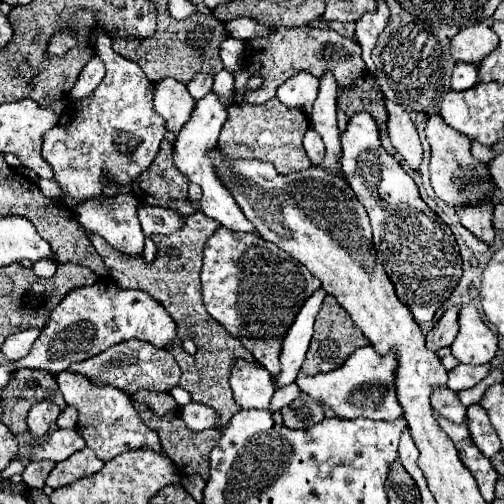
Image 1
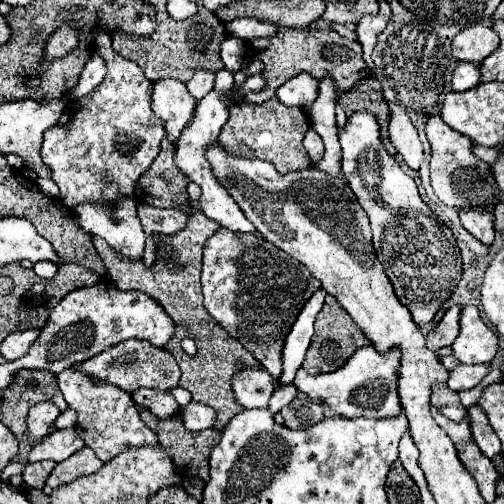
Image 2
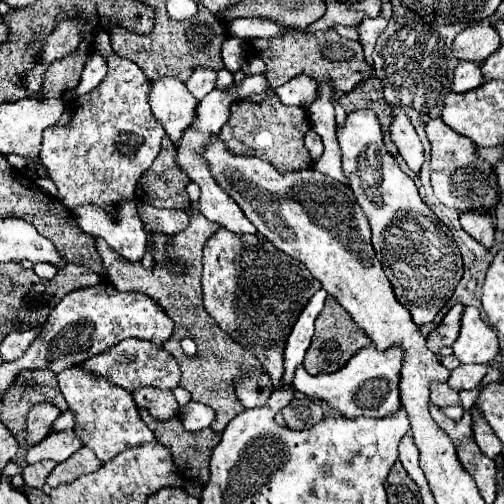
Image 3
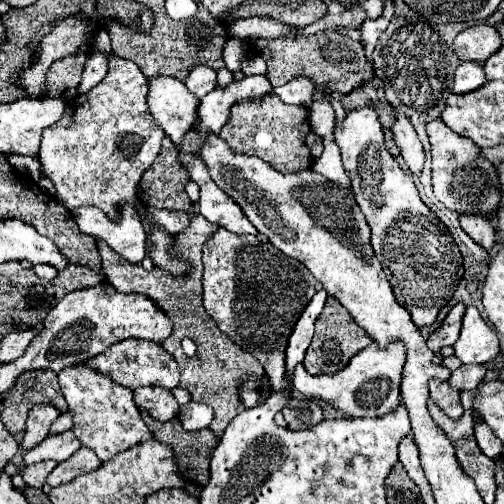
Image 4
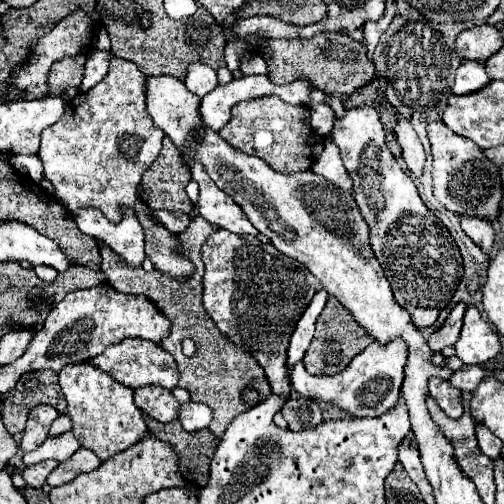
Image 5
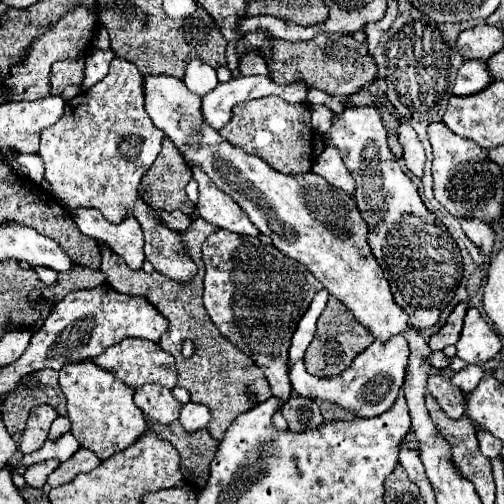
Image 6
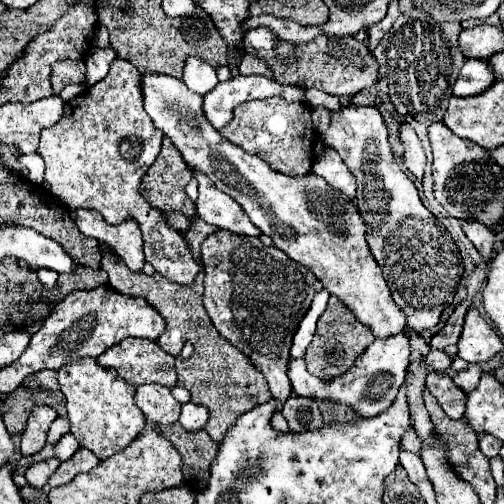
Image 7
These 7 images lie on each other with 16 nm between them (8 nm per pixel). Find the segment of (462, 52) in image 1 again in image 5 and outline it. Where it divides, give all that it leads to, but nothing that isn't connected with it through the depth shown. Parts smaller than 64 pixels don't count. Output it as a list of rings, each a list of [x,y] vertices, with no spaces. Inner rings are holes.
[[[480,24],[472,26],[458,34],[456,38],[456,54],[462,60],[486,62],[494,52],[502,48],[502,36],[496,26]]]

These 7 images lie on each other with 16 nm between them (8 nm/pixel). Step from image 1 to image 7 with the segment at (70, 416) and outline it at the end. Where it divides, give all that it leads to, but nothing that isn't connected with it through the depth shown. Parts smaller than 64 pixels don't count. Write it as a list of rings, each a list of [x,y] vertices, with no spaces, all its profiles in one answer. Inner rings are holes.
[[[56,418],[52,422],[47,434],[47,441],[50,443],[56,443],[64,434],[70,432],[70,423],[68,418]]]

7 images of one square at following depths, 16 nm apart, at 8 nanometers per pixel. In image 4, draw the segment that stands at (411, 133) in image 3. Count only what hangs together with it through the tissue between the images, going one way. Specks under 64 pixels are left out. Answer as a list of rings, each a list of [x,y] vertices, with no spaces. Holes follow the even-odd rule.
[[[396,108],[396,122],[392,124],[390,130],[392,130],[392,138],[396,146],[400,148],[400,156],[404,158],[408,168],[418,176],[424,164],[424,150],[422,150],[422,144],[418,140],[414,126],[406,118],[406,114],[400,112],[398,108]]]

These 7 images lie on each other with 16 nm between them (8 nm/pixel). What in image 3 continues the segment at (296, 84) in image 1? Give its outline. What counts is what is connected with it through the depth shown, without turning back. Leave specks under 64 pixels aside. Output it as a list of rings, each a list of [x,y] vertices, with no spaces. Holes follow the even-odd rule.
[[[296,76],[296,80],[288,80],[288,84],[275,90],[275,94],[282,100],[282,104],[300,106],[306,110],[316,100],[316,92],[318,92],[318,84],[310,76]]]

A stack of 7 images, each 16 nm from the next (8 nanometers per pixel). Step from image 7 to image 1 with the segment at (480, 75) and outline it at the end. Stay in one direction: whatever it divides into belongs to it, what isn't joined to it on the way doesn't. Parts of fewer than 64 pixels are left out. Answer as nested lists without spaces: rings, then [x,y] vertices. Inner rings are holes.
[[[458,62],[454,72],[452,72],[452,82],[450,88],[460,92],[460,90],[468,90],[476,84],[478,80],[478,70],[474,64],[466,64],[466,62]]]

